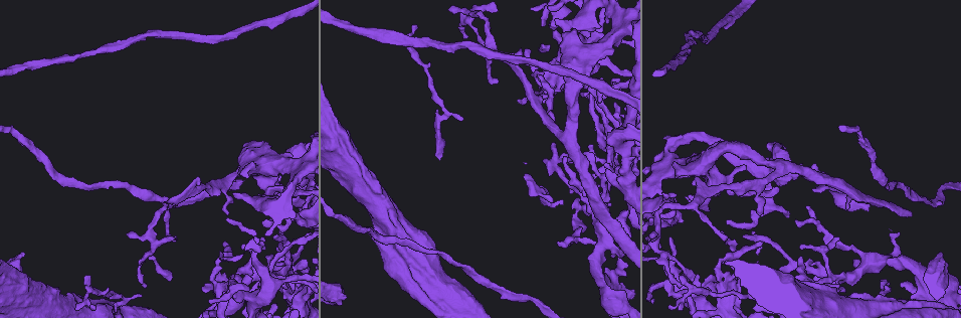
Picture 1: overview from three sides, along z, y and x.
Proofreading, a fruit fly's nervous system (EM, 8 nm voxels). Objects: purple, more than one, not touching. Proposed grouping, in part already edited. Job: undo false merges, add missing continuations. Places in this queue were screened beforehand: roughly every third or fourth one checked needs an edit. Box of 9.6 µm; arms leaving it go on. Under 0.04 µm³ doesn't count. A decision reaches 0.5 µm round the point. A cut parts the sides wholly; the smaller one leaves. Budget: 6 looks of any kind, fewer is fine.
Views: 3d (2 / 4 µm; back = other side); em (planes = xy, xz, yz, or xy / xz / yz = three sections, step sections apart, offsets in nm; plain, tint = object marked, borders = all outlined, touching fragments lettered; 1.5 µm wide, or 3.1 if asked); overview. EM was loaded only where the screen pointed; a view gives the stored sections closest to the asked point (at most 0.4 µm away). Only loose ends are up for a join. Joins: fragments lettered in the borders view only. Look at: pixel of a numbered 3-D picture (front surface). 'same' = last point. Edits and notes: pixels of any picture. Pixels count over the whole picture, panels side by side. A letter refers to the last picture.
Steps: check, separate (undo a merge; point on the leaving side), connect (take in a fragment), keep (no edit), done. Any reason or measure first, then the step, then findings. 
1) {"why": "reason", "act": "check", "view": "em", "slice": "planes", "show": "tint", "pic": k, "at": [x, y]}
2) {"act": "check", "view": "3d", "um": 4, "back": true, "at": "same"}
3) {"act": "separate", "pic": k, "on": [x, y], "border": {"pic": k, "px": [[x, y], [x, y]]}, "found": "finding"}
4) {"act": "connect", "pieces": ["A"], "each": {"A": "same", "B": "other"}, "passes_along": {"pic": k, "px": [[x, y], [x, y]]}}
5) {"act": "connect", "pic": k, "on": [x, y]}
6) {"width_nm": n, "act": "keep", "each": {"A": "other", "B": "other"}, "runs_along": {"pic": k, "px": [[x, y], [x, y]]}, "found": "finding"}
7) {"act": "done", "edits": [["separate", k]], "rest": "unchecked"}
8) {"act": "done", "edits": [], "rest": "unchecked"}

{"why": "thin end", "act": "check", "view": "3d", "um": 4, "pic": 1, "at": [286, 289]}

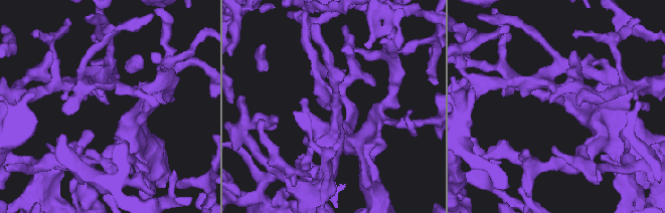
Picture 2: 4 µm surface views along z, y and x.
{"act": "check", "view": "em", "slice": "xy", "step": 8, "show": "borders", "pic": 2, "at": [562, 102]}

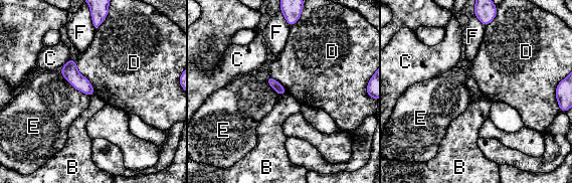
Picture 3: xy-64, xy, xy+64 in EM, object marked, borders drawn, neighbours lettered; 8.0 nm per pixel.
{"act": "check", "view": "em", "slice": "planes", "show": "borders", "at": "same"}

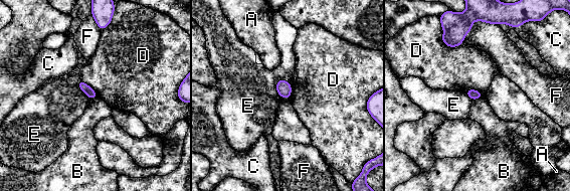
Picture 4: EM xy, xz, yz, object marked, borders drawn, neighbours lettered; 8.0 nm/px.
{"longest_contact_nm": ["D", 190], "act": "keep", "each": {"A": "other", "B": "other", "C": "other", "D": "other", "E": "other", "F": "other"}, "border": {"pic": 4, "px": [[483, 94], [472, 101]]}, "found": "none of them fits"}

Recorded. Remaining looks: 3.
{"why": "tapers out", "act": "check", "view": "3d", "um": 2, "pic": 1, "at": [761, 245]}

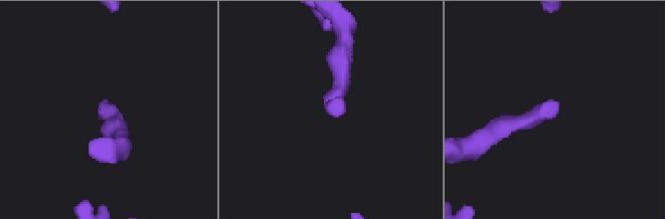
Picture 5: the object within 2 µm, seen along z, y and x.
{"why": "shape alone is not enough", "act": "check", "view": "em", "slice": "planes", "show": "borders", "pic": 5, "at": [106, 106]}

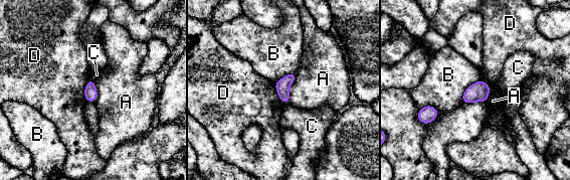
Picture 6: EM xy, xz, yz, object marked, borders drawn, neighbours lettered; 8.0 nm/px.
{"longest_contact_nm": ["A", 280], "act": "keep", "each": {"A": "other", "B": "other", "C": "other", "D": "other"}, "border": {"pic": 6, "px": [[296, 72], [284, 105]]}, "found": "no lettered fragment goes on from it"}

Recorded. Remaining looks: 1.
{"act": "done", "edits": [], "rest": "unchecked"}

